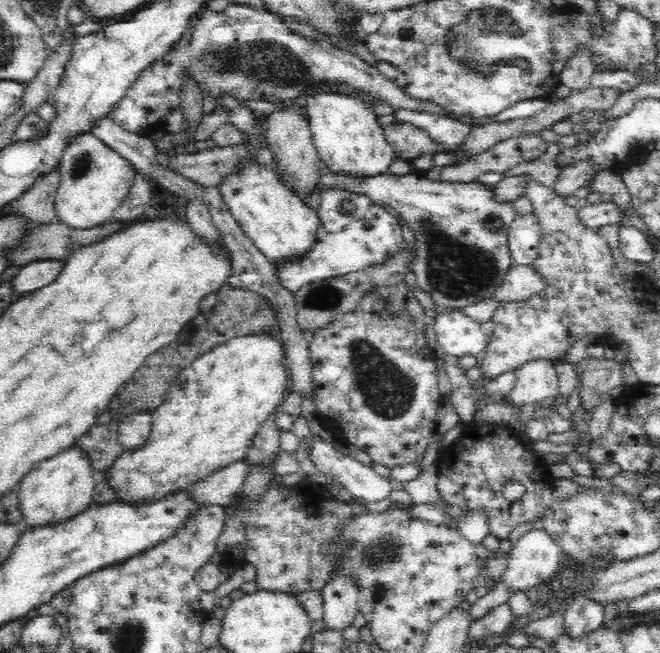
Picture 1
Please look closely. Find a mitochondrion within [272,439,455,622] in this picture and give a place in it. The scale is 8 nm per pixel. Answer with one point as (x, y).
(381, 551)

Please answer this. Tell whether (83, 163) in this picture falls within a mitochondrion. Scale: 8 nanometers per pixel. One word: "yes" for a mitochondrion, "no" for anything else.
yes

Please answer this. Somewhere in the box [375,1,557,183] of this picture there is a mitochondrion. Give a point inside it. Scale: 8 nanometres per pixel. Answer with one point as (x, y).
(472, 43)

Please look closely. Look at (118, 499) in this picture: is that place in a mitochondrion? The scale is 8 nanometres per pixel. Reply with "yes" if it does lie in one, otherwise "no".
no

